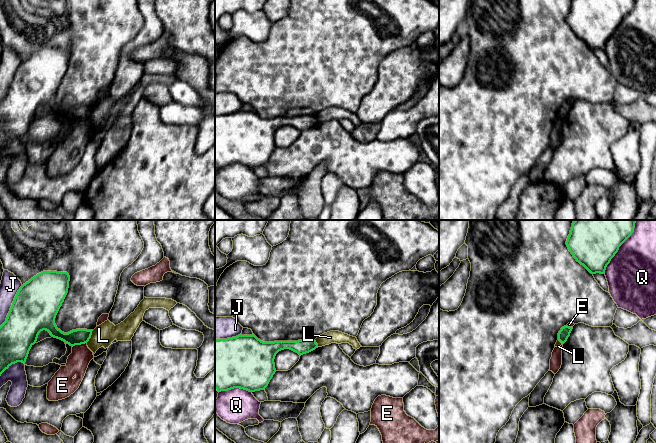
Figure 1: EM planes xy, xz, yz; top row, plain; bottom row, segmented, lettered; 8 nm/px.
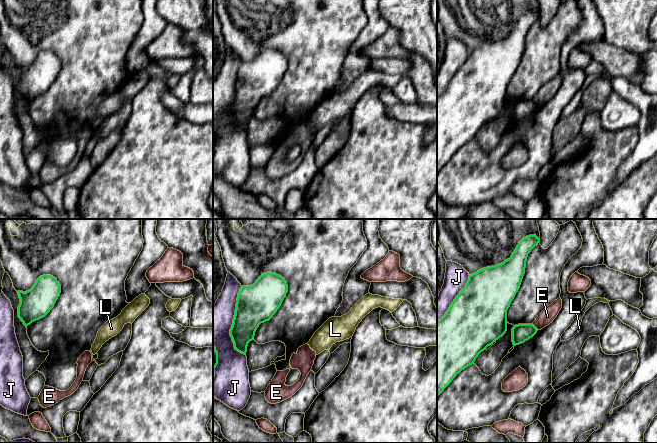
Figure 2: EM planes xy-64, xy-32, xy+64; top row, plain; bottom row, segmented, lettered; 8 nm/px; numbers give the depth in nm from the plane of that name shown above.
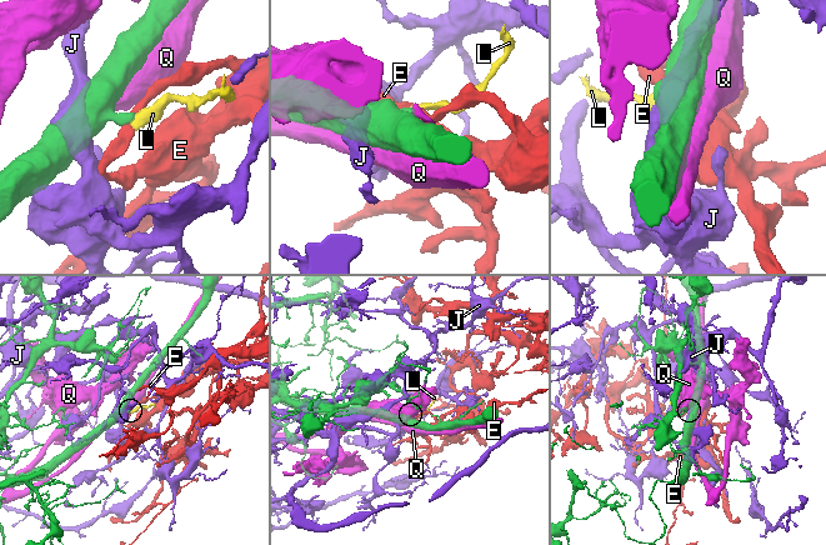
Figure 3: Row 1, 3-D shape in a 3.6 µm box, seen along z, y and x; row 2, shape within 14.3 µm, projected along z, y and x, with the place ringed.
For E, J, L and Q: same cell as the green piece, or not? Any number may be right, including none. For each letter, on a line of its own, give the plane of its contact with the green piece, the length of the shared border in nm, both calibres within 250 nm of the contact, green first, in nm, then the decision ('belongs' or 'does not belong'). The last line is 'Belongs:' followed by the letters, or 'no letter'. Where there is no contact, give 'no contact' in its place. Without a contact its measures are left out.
E: xy | 130 nm | 130/180 nm | does not belong
J: xy | 380 nm | 360/160 nm | does not belong
L: xy | 120 nm | 130/180 nm | does not belong
Q: yz | 480 nm | 360/400 nm | does not belong
Belongs: no letter

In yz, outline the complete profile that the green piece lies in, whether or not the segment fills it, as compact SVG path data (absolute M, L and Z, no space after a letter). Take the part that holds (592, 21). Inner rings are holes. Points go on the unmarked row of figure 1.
M572 0L566 21L591 50L605 50L607 41L634 4L635 0Z

